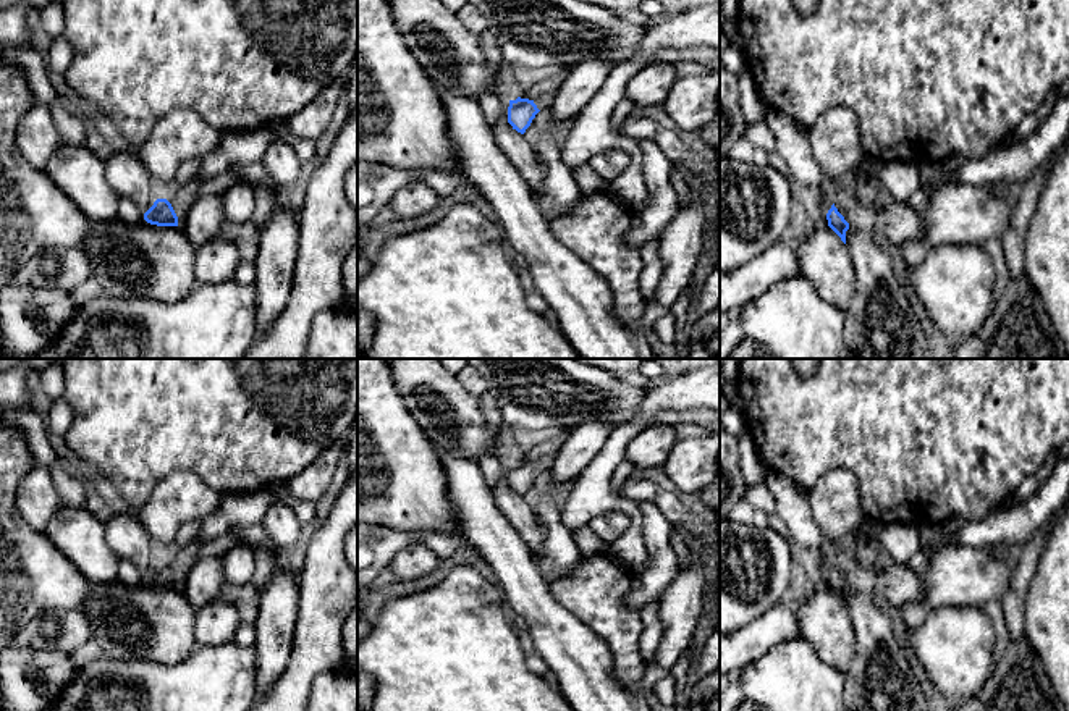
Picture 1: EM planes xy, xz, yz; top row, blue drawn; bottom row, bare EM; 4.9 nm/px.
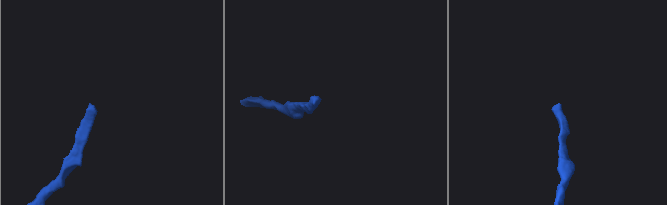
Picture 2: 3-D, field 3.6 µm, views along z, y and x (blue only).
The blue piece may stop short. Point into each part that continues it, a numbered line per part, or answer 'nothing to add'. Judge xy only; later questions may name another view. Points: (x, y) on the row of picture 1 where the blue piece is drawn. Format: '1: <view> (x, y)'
1: xy (181, 197)

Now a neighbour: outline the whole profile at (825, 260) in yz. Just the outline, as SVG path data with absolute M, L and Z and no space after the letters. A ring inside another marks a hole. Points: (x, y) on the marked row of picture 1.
M826 225L796 246L801 276L836 309L846 312L856 294L857 271L847 244Z

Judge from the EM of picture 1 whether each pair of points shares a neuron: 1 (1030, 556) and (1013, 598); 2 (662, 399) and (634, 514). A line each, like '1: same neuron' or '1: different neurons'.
1: same neuron
2: same neuron

